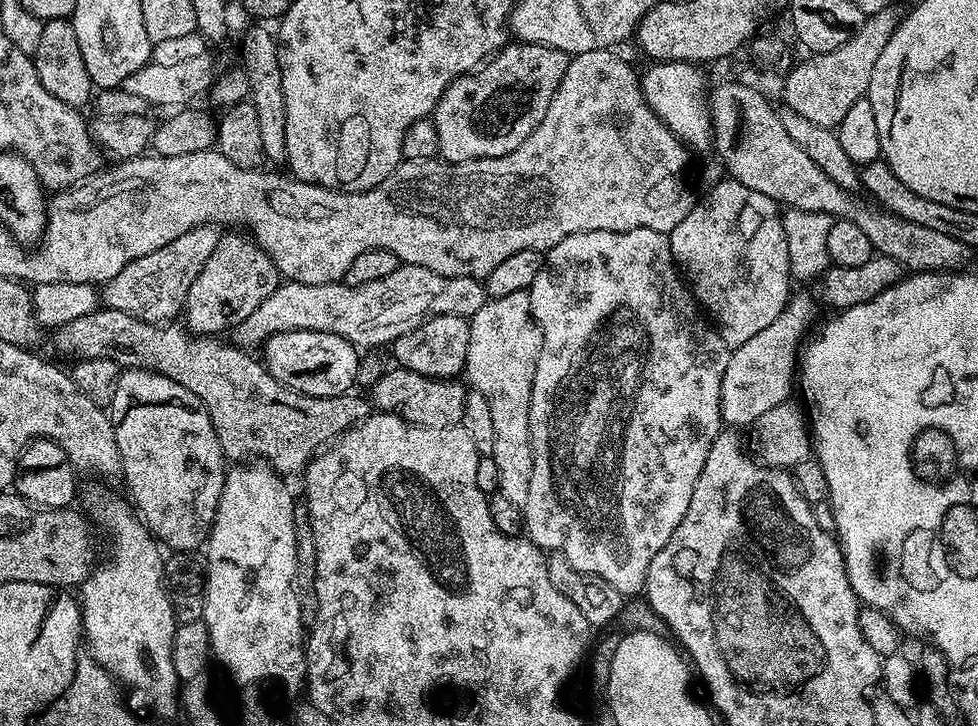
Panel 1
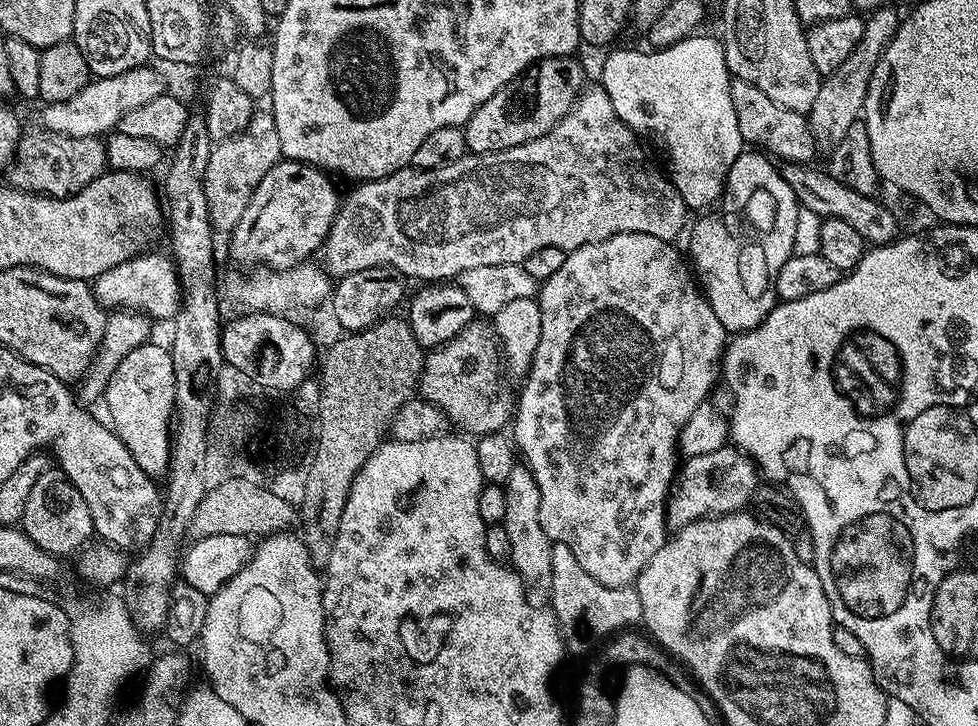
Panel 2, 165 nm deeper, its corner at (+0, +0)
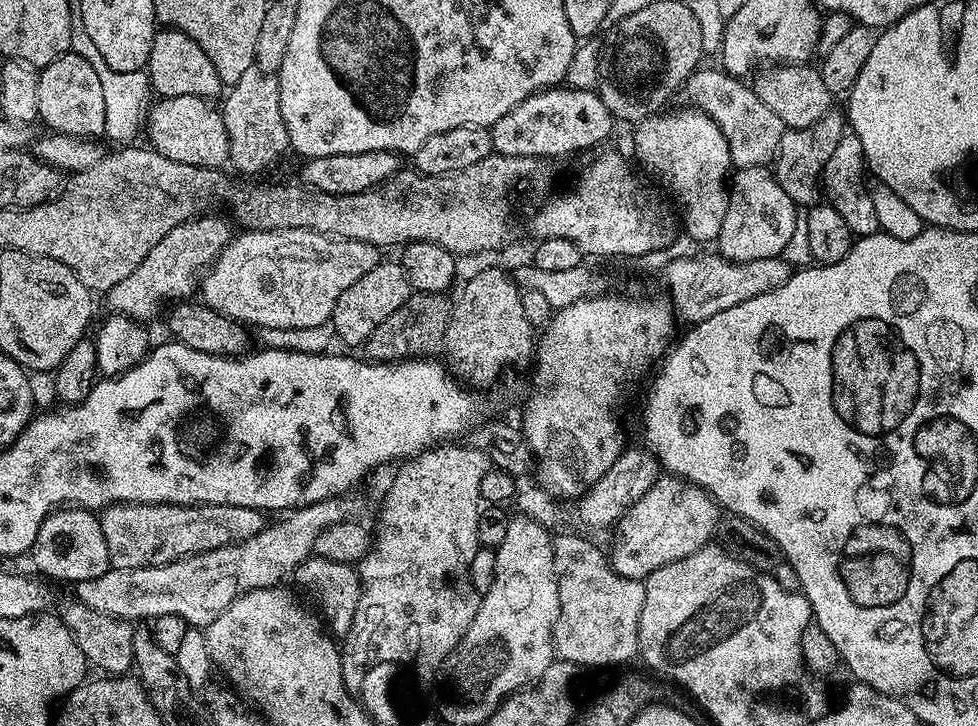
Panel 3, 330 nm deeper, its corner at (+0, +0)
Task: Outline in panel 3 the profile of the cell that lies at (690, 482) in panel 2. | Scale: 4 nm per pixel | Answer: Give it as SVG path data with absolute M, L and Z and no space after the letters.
M661 475L635 506L620 517L620 537L613 542L612 552L610 548L612 568L626 578L644 581L654 570L662 570L662 566L670 566L670 562L678 562L678 558L686 558L713 543L721 515L721 509L705 488L679 476Z

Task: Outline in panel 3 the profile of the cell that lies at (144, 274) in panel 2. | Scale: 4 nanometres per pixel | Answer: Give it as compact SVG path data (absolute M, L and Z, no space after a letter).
M283 228L269 232L244 230L233 235L228 245L203 273L205 276L204 280L202 276L199 281L198 296L200 292L199 299L208 307L239 321L244 326L257 324L257 329L260 330L322 328L331 321L338 298L342 298L345 290L350 290L350 286L354 286L354 282L358 282L362 274L374 270L374 266L381 263L381 260L381 249L375 248L373 244L341 240L338 236L327 236L305 228Z

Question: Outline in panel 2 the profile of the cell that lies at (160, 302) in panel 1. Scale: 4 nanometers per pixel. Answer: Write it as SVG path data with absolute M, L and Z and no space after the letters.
M268 110L252 115L248 127L239 136L219 141L213 147L204 175L204 189L212 227L217 233L231 234L234 226L238 226L238 218L242 218L246 202L250 202L250 194L254 194L254 186L262 182L266 170L270 170L270 166L274 166L281 158L278 130Z

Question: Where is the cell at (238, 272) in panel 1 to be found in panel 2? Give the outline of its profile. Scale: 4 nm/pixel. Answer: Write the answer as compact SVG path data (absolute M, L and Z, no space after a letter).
M281 160L254 186L254 194L250 194L250 202L246 202L246 210L242 218L238 218L238 226L230 234L232 240L228 248L236 260L241 260L249 266L263 266L272 268L275 272L281 272L295 264L305 263L311 252L319 253L324 241L327 239L328 231L332 228L332 222L340 210L342 192L336 189L337 181L322 168L315 168L301 160Z

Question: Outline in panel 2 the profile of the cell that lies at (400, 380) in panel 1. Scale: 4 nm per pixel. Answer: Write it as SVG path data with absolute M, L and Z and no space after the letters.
M476 318L457 336L450 338L450 342L425 355L418 392L423 399L438 406L455 427L457 424L461 433L476 438L490 436L503 433L514 414L511 398L509 400L506 393L500 392L500 376L502 356L493 325Z

